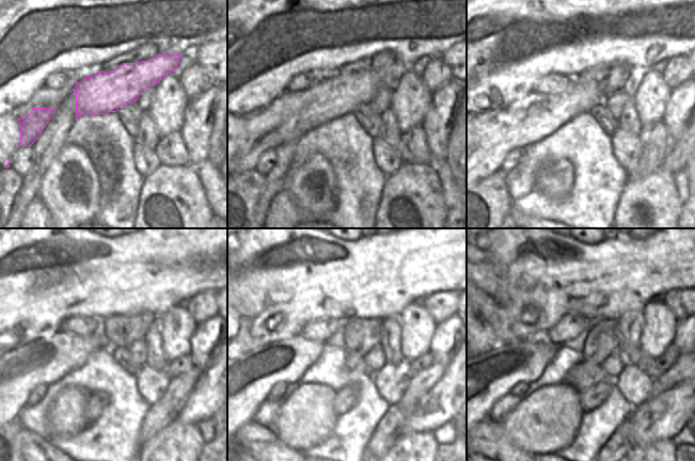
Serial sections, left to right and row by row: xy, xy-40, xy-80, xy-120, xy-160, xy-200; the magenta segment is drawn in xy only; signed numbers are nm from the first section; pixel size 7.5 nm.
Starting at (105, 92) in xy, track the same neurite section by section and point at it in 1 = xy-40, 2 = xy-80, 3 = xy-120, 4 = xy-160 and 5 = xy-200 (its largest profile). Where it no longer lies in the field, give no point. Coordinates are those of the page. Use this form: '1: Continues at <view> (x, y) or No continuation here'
1: Continues at xy-40 (295, 113)
2: Continues at xy-80 (524, 122)
3: Continues at xy-120 (10, 378)
4: Continues at xy-160 (249, 379)
5: Continues at xy-200 (490, 376).

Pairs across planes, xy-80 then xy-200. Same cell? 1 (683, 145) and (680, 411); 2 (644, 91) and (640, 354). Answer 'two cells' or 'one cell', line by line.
1: one cell
2: two cells

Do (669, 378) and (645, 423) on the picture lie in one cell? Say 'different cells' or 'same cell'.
different cells

